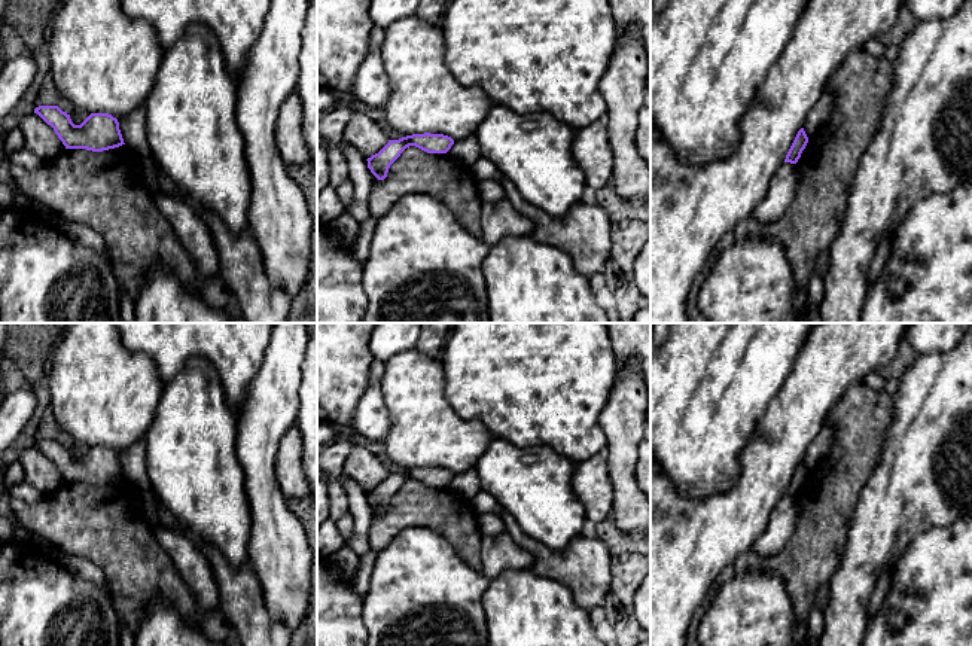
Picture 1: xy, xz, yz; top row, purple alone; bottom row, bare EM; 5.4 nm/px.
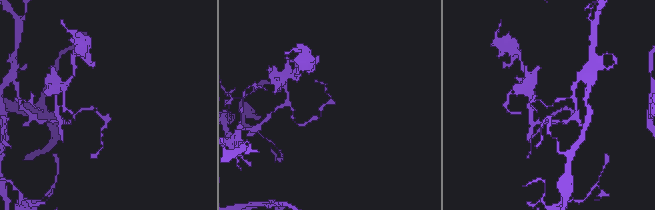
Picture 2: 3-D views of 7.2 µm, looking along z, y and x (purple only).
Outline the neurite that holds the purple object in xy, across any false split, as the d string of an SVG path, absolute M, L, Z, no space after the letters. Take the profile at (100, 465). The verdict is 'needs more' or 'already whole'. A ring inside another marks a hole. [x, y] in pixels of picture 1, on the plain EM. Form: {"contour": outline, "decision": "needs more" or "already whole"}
{"contour": "M39 439L34 442L34 447L37 447L48 458L54 461L65 482L103 485L125 478L118 452L109 447L91 447L80 458L74 458L70 448L63 445L58 439Z", "decision": "already whole"}

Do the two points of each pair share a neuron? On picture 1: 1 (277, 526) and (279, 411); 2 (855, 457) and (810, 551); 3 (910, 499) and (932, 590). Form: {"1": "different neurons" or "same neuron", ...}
{"1": "same neuron", "2": "same neuron", "3": "different neurons"}

